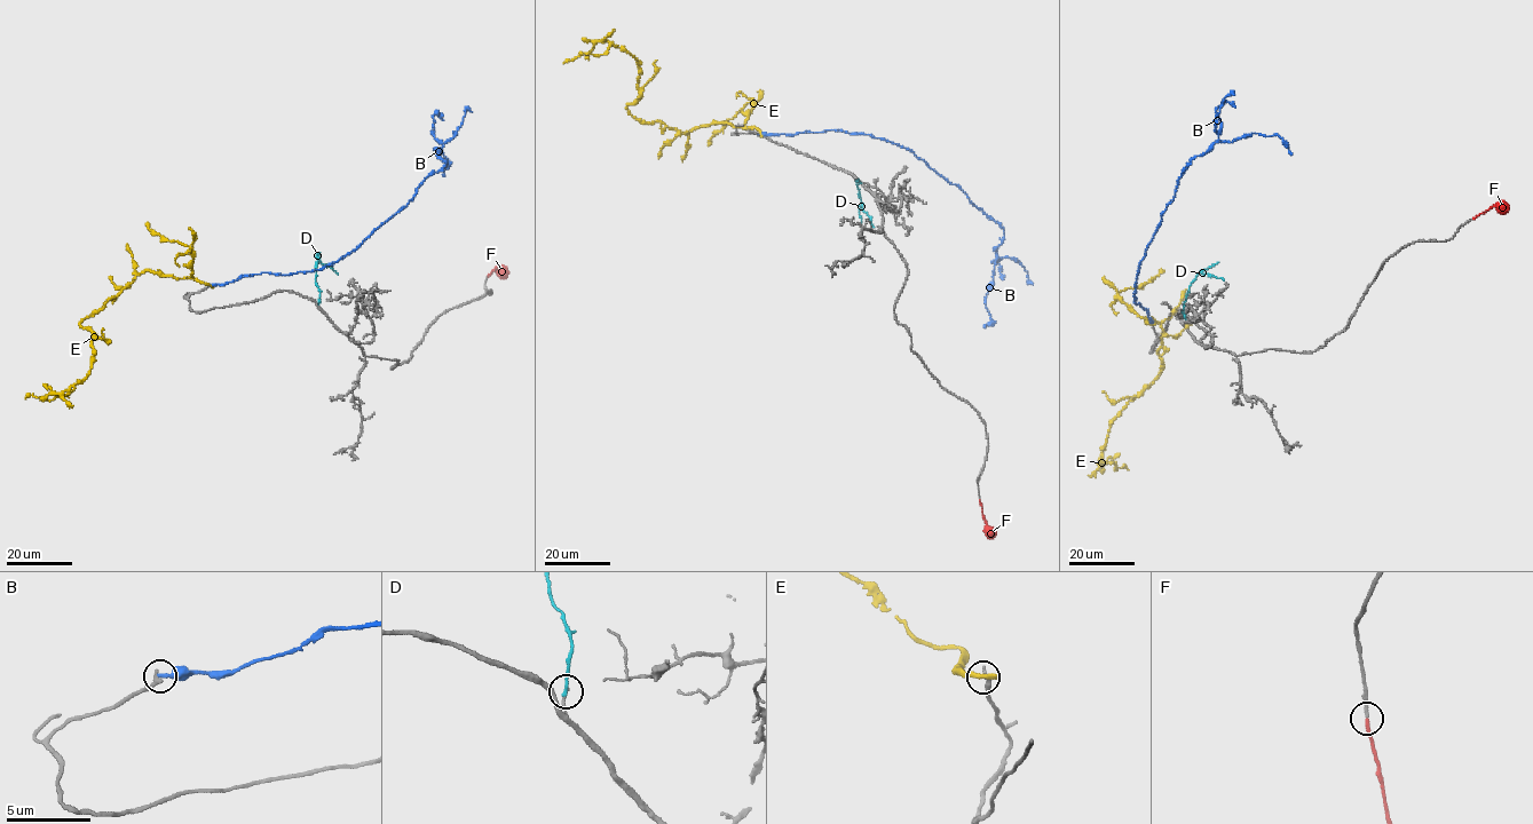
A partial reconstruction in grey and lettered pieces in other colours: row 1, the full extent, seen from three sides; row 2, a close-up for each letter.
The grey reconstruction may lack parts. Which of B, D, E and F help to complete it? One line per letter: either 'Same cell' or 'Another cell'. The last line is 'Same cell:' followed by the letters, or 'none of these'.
B: Another cell
D: Another cell
E: Another cell
F: Same cell
Same cell: F

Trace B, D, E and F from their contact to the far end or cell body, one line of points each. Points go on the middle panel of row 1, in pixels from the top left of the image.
B: (759, 134), (842, 129), (870, 134), (906, 147), (956, 184), (1003, 230), (986, 296), (993, 321), (984, 327)
D: (855, 181), (860, 181), (856, 184), (862, 210), (872, 227)
E: (759, 133), (640, 123), (627, 105), (640, 94), (637, 58), (613, 44), (563, 63)
F: (980, 499), (986, 532), (992, 537)

